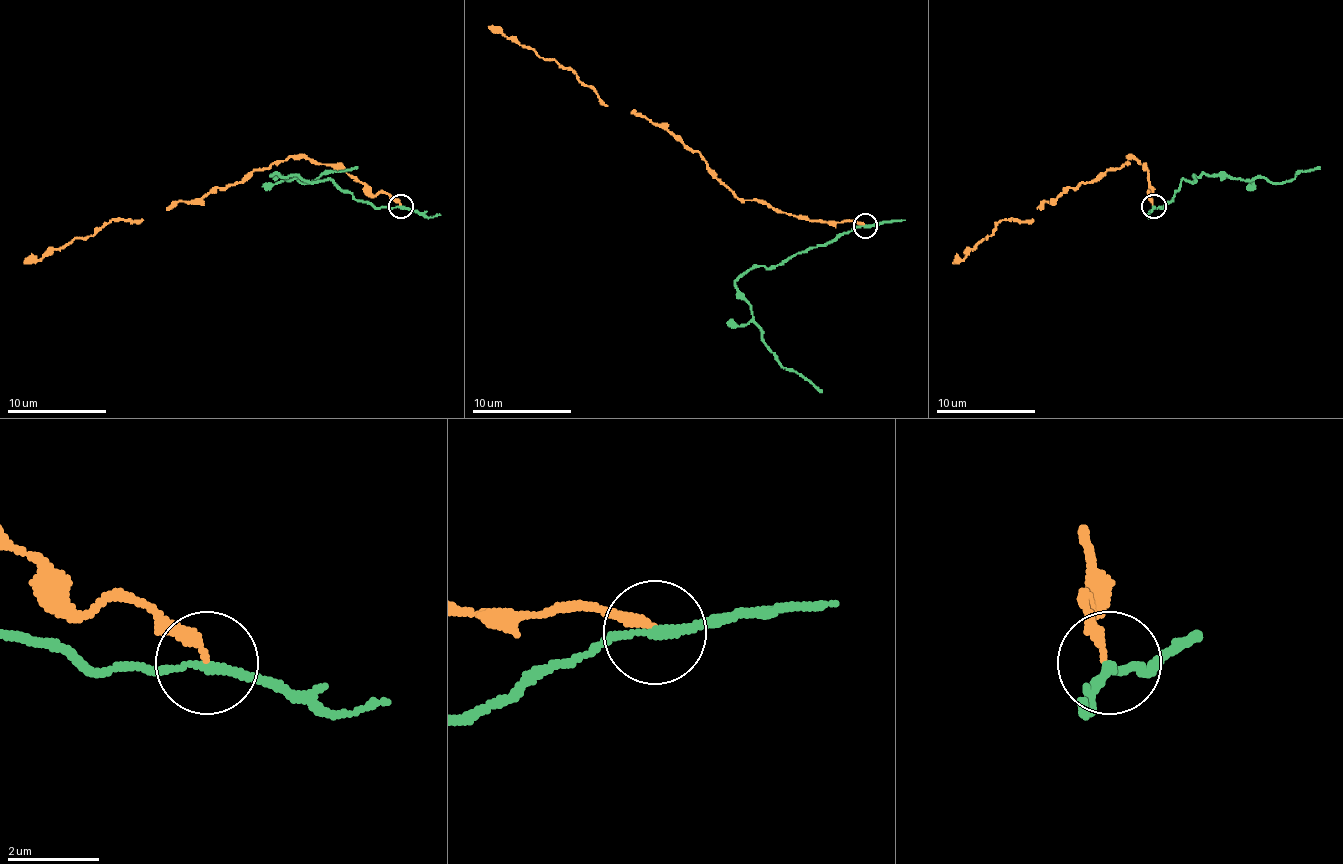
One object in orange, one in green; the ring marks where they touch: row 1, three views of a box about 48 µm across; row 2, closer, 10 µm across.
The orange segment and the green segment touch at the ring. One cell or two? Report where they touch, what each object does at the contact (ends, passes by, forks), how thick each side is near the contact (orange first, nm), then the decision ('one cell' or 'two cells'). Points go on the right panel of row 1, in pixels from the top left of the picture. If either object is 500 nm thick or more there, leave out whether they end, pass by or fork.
place (1153, 206); orange ends; green passes by; calibres 200 and 160 nm; two cells

